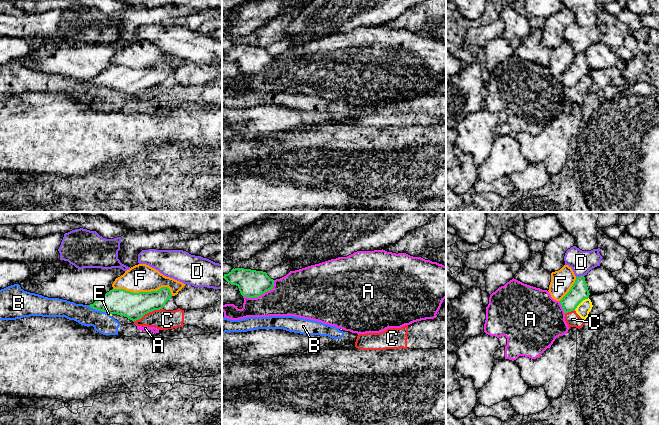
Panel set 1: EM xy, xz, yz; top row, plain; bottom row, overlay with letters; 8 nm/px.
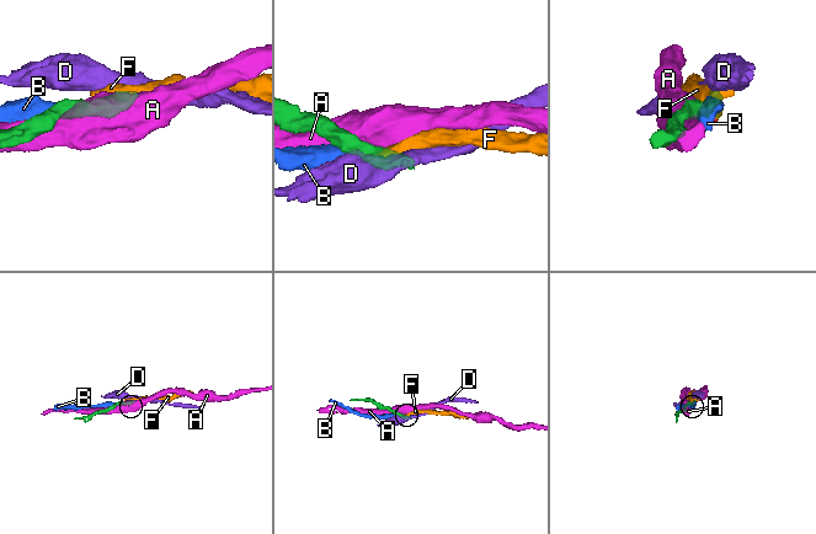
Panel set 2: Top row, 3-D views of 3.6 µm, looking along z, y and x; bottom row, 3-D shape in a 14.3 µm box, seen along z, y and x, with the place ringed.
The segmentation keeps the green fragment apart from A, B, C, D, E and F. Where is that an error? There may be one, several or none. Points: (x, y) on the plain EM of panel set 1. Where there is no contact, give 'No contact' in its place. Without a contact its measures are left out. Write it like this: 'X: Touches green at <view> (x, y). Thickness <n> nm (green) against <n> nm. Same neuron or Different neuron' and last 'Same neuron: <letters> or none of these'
A: Touches green at xz (261, 70). Thickness 220 nm (green) against 340 nm. Different neuron
B: Touches green at xy (98, 86). Thickness 200 nm (green) against 160 nm. Different neuron
C: Touches green at xy (147, 88). Thickness 220 nm (green) against 160 nm. Different neuron
D: Touches green at yz (579, 52). Thickness 150 nm (green) against 190 nm. Different neuron
E: Touches green at yz (581, 77). Thickness 150 nm (green) against 110 nm. Different neuron
F: Touches green at xy (144, 68). Thickness 220 nm (green) against 220 nm. Different neuron
Same neuron: none of these

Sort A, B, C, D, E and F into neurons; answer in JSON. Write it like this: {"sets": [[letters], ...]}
{"sets": [["A"], ["B", "C", "E"], ["D"], ["F"]]}

